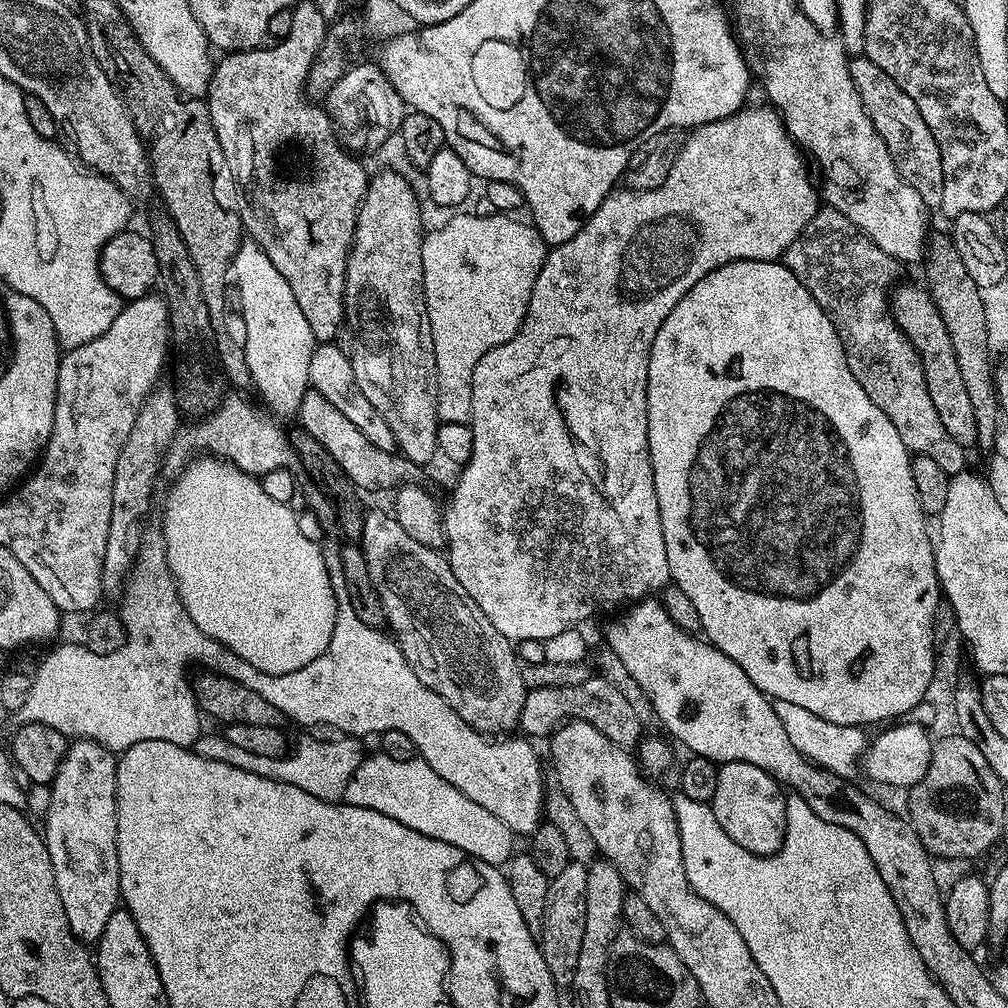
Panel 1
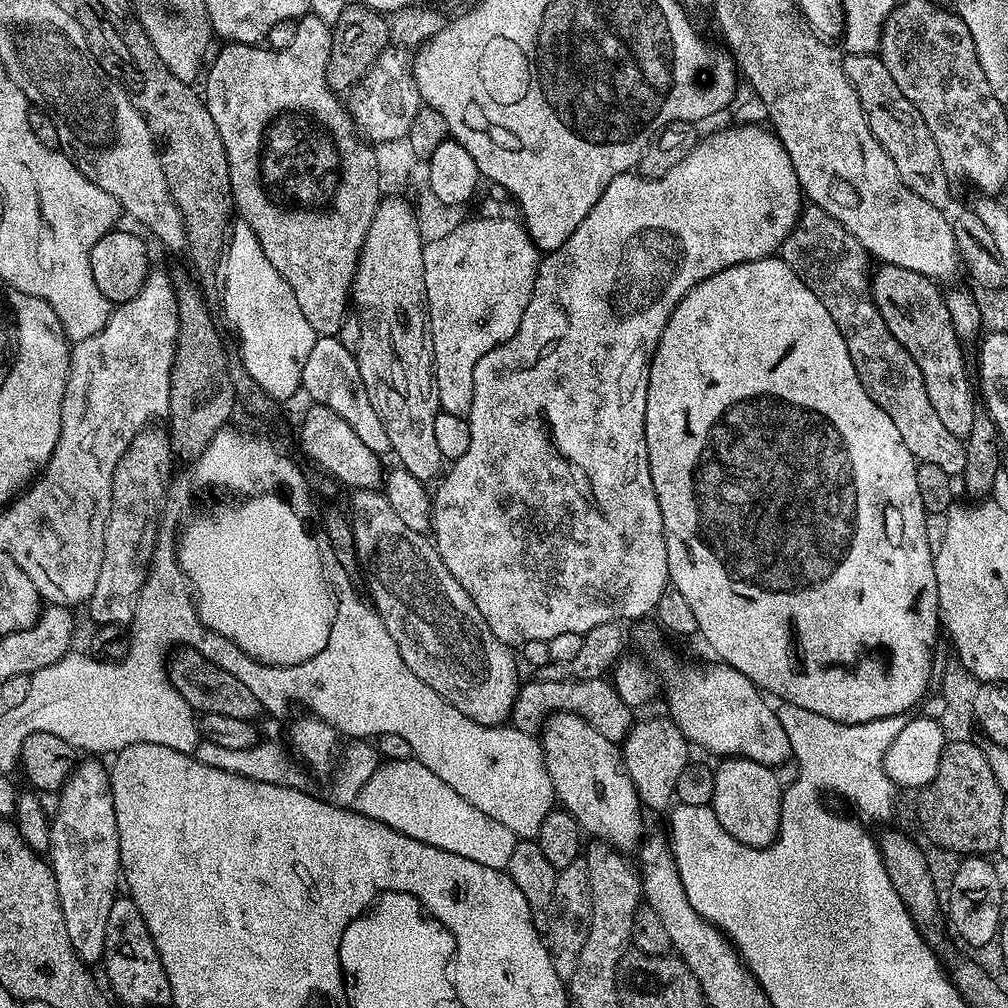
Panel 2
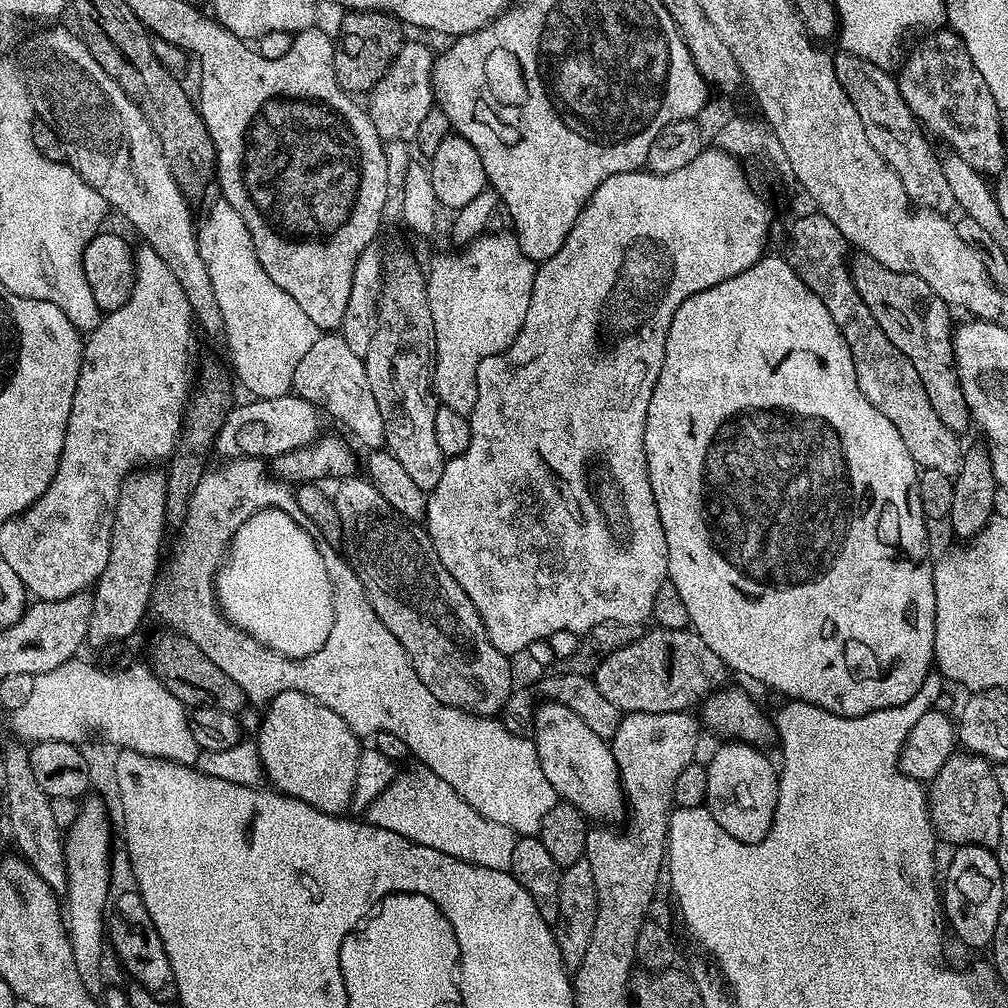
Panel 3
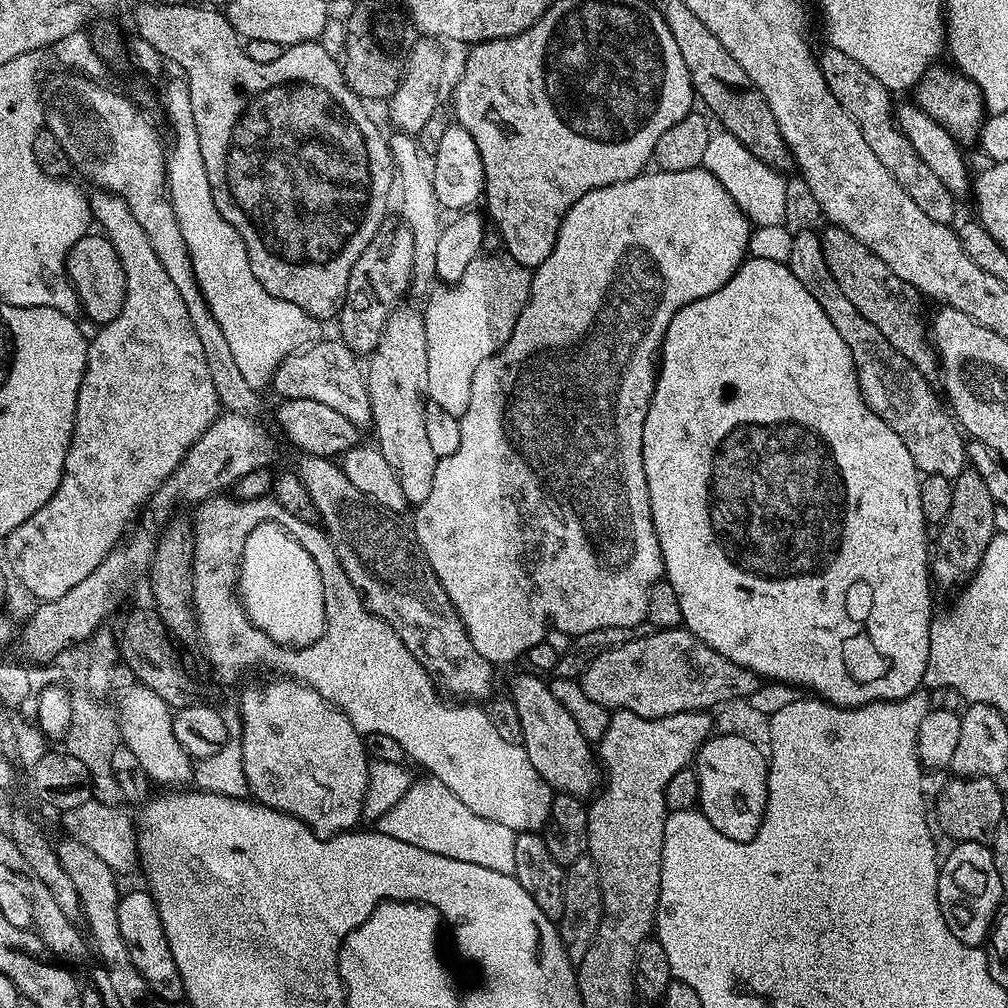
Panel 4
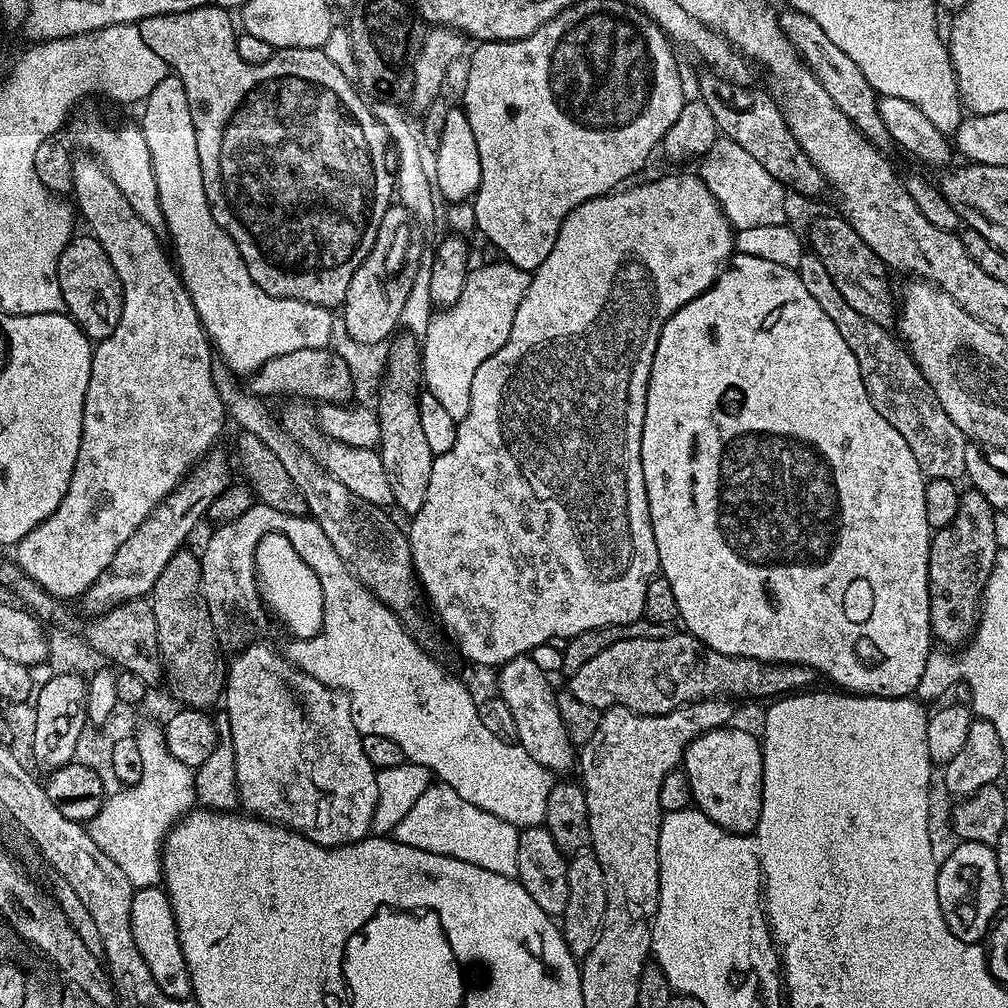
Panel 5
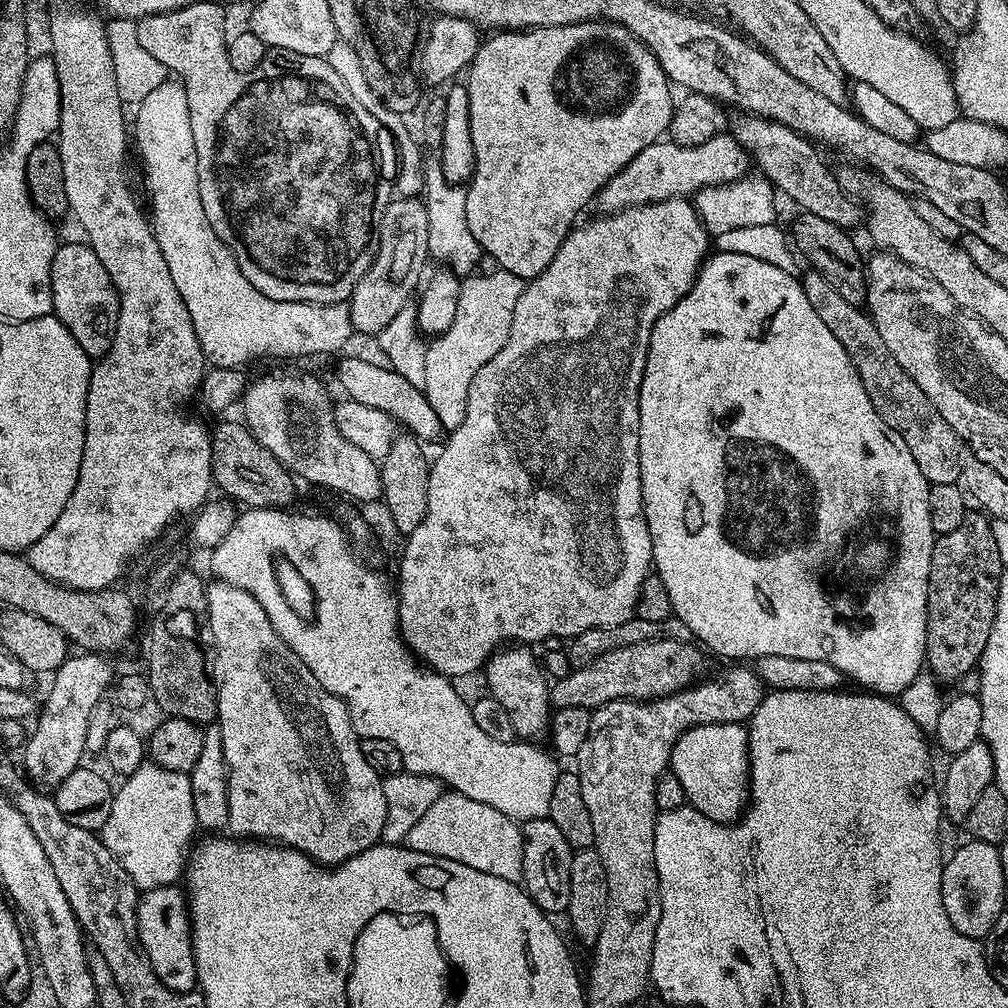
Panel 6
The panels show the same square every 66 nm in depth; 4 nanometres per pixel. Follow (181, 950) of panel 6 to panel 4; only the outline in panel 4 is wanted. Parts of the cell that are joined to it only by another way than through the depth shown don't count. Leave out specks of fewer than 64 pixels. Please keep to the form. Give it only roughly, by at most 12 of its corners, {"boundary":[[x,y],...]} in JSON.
{"boundary":[[125,891],[118,930],[158,998],[179,1005],[184,979],[151,892]]}

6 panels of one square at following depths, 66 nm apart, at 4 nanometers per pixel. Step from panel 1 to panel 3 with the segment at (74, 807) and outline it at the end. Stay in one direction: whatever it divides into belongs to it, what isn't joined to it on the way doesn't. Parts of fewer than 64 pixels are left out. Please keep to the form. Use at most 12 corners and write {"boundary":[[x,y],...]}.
{"boundary":[[85,799],[63,837],[68,941],[90,995],[106,987],[110,816]]}

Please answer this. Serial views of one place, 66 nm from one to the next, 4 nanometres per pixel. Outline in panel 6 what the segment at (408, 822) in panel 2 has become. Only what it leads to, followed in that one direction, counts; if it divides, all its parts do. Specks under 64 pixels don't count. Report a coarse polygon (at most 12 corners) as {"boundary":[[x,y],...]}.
{"boundary":[[445,790],[406,846],[524,879],[521,825]]}

